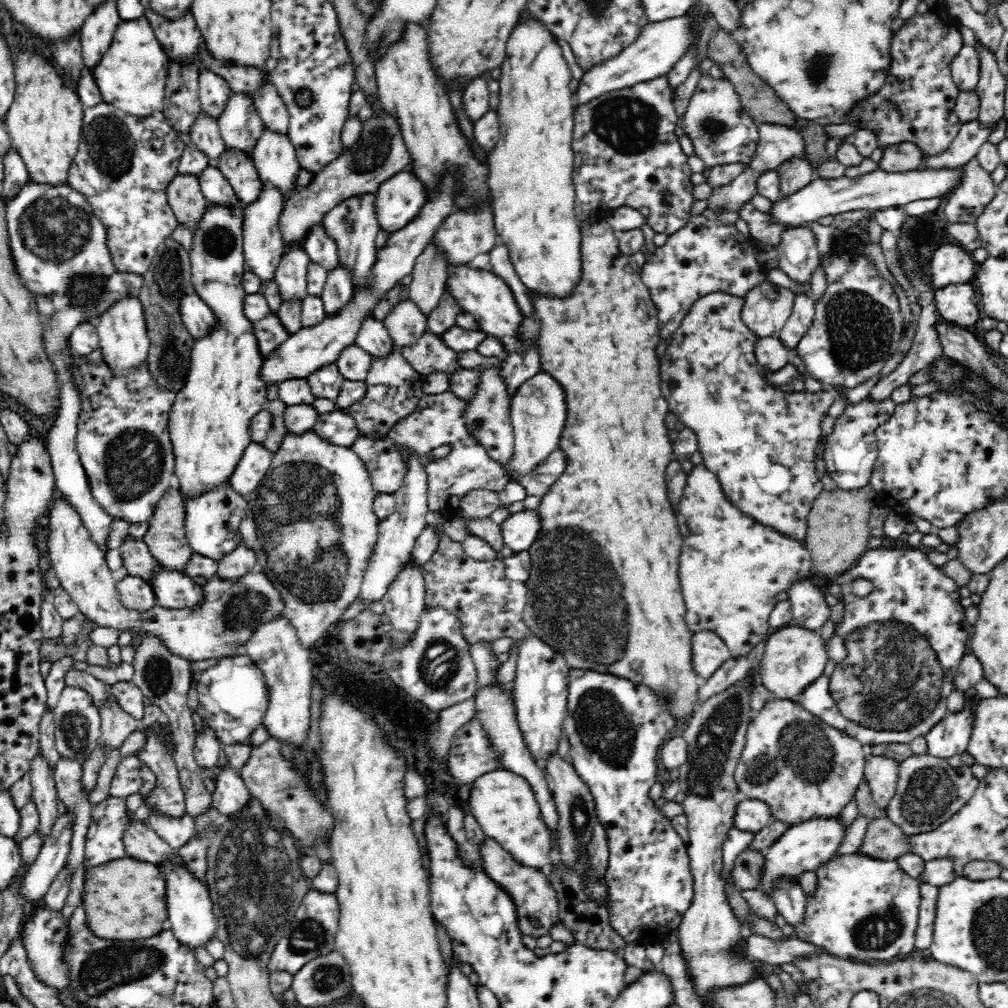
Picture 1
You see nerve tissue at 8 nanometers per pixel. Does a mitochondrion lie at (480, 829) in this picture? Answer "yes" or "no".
no

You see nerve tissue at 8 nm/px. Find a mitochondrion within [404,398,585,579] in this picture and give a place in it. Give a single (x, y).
(480, 423)

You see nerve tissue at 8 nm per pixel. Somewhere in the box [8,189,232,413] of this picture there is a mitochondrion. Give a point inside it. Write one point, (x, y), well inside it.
(52, 228)

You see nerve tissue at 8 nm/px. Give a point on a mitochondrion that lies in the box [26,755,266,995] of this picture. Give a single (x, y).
(151, 954)

